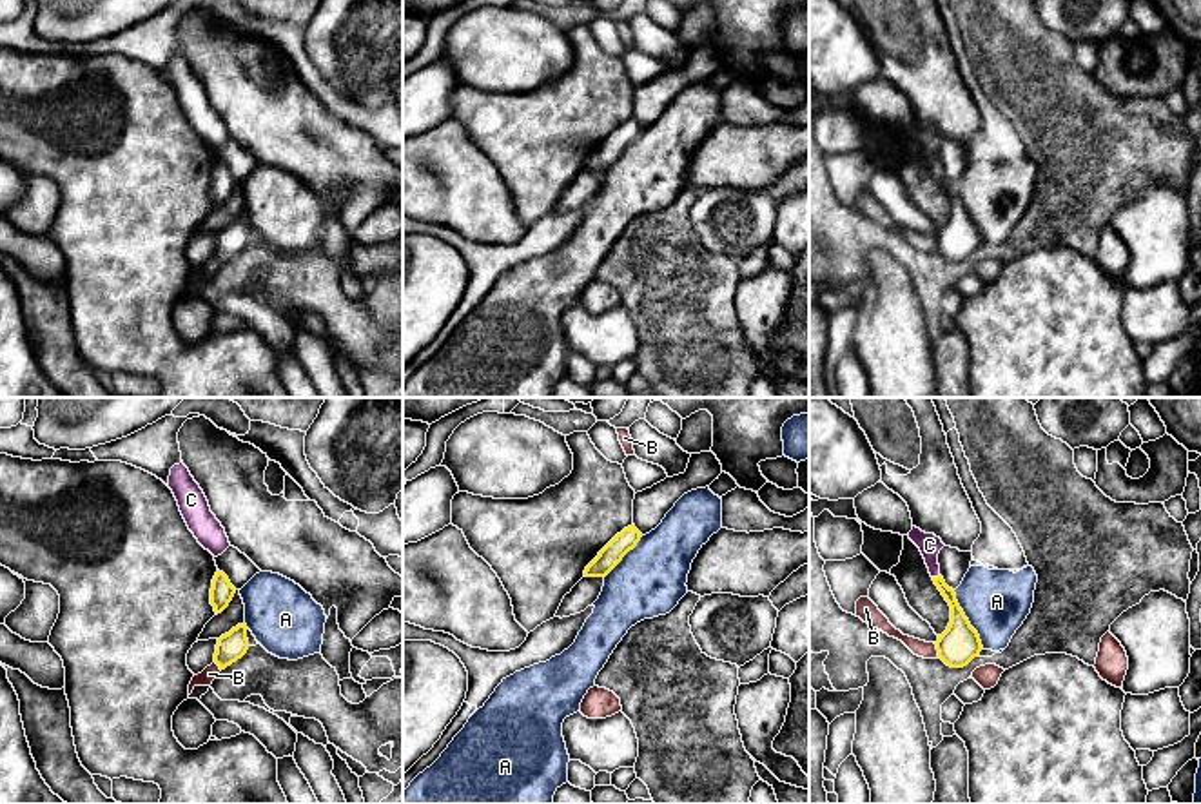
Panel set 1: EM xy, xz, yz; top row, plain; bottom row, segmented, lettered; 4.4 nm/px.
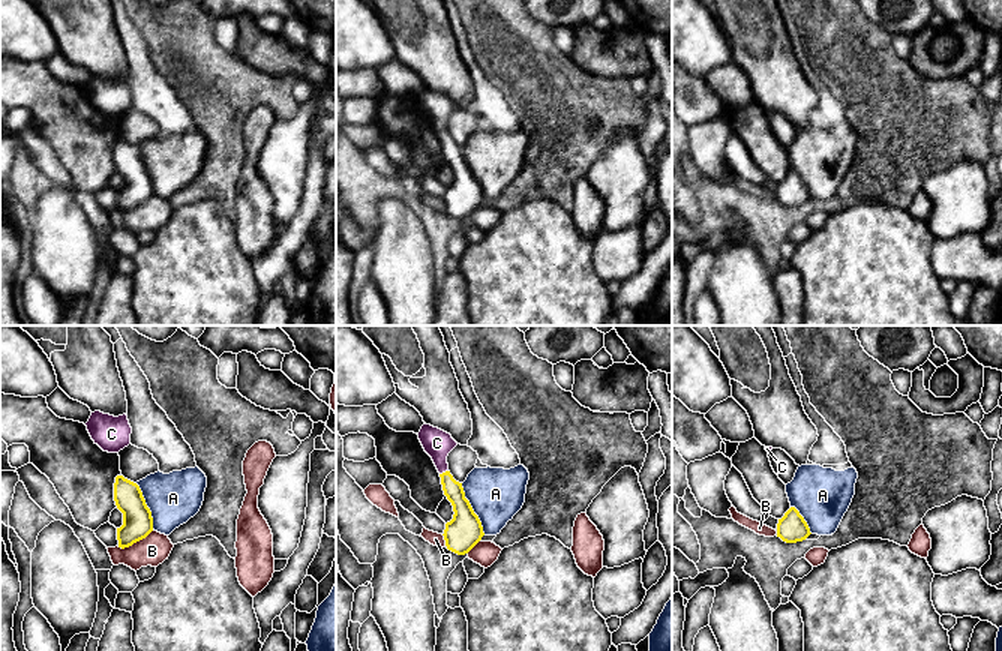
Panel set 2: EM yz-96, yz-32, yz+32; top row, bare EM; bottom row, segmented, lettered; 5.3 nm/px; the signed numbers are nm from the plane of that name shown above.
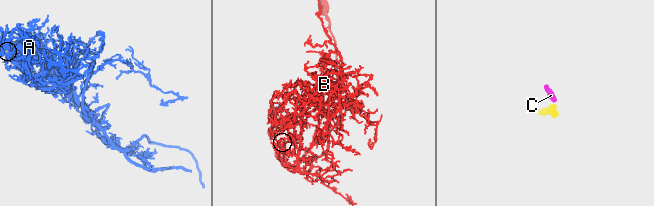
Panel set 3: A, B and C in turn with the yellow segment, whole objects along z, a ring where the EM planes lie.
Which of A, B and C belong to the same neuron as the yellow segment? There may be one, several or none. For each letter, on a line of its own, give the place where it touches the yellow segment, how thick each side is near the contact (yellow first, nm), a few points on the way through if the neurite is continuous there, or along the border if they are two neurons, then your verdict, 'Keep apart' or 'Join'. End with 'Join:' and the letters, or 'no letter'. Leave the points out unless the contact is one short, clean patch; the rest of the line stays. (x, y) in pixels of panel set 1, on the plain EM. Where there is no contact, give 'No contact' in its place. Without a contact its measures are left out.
A: Touches yellow at yz (967, 213). Thickness 180 nm (yellow) against 280 nm. Keep apart
B: Touches yellow at yz (937, 242). Thickness 180 nm (yellow) against 80 nm. Keep apart
C: Touches yellow at yz (935, 171). Thickness 100 nm (yellow) against 100 nm. Path across: yz (958, 222), (955, 198), (935, 171), (929, 138). Join
Join: C

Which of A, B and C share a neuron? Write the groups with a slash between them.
A / B / C

